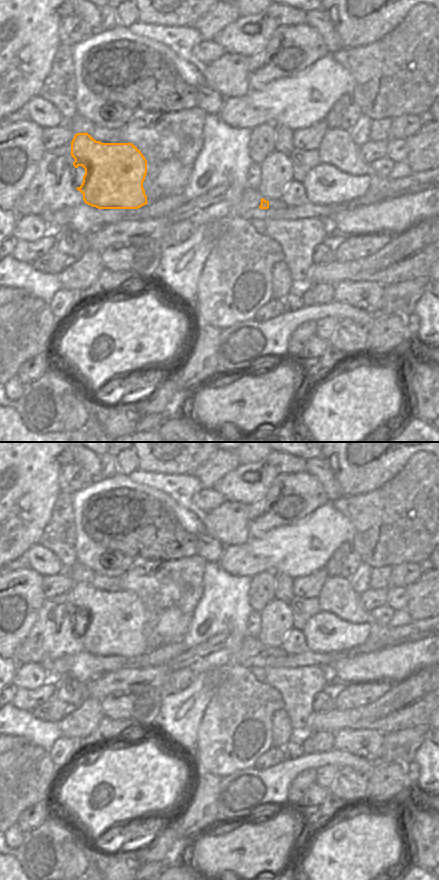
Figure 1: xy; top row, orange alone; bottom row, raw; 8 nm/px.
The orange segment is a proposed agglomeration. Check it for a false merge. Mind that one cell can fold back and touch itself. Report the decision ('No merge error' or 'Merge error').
No merge error.

